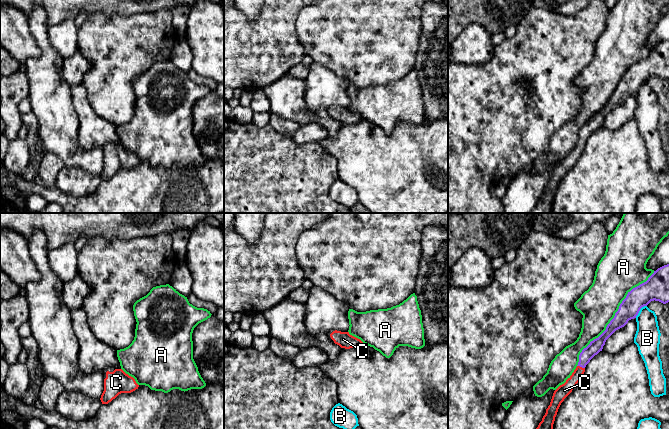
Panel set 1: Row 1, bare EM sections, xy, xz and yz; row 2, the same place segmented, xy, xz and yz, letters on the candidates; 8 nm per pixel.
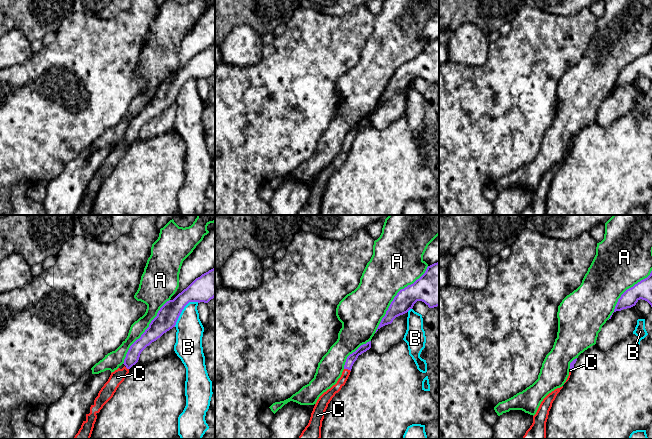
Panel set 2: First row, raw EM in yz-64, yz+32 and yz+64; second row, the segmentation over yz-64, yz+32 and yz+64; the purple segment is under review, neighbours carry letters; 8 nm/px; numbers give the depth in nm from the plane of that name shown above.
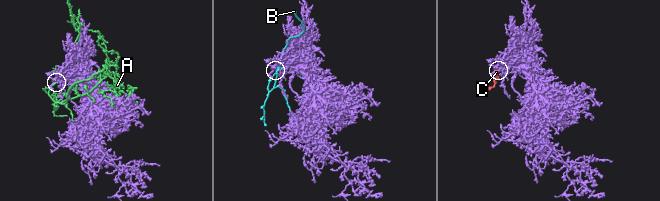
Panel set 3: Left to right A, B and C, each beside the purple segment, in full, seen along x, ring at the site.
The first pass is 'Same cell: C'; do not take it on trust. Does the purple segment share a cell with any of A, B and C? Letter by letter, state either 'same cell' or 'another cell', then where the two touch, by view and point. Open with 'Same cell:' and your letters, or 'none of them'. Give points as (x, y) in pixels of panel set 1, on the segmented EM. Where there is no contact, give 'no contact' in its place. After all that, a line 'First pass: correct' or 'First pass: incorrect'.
Same cell: C
A: another cell; meets purple in yz at (614, 317)
B: another cell; meets purple in yz at (639, 310)
C: same cell; meets purple in yz at (581, 366)
First pass: correct

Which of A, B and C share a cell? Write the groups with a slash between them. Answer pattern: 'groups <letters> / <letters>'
groups A / B / C

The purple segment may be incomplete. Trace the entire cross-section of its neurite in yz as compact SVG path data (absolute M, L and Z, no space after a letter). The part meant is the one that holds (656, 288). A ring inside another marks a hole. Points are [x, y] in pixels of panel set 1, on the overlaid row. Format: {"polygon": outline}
{"polygon": "M669 264L658 268L646 282L628 292L606 330L582 350L578 365L572 375L554 391L550 405L536 429L553 429L561 403L582 379L586 365L602 351L606 340L616 330L624 327L629 320L636 318L640 309L654 300L663 304L669 302Z"}

